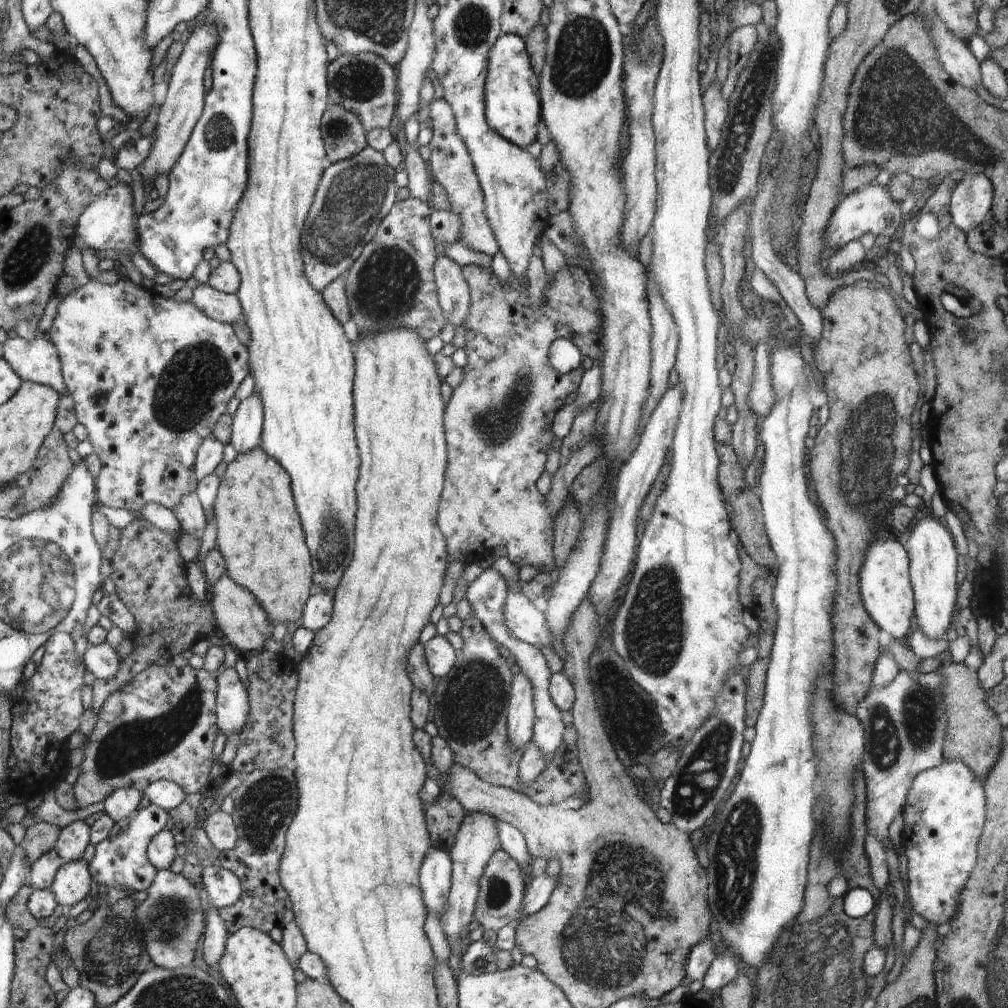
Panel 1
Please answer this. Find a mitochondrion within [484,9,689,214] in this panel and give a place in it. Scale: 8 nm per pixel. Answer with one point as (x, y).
(582, 59)

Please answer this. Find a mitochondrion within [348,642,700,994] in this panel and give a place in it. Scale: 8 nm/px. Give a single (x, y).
(600, 946)

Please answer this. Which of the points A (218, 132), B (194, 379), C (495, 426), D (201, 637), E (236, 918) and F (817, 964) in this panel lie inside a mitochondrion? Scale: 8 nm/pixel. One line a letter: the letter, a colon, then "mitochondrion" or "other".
A: mitochondrion
B: mitochondrion
C: mitochondrion
D: other
E: other
F: mitochondrion

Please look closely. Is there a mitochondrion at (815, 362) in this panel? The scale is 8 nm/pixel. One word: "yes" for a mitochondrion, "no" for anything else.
no

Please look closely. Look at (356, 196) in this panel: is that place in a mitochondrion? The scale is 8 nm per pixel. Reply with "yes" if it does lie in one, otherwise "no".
yes

